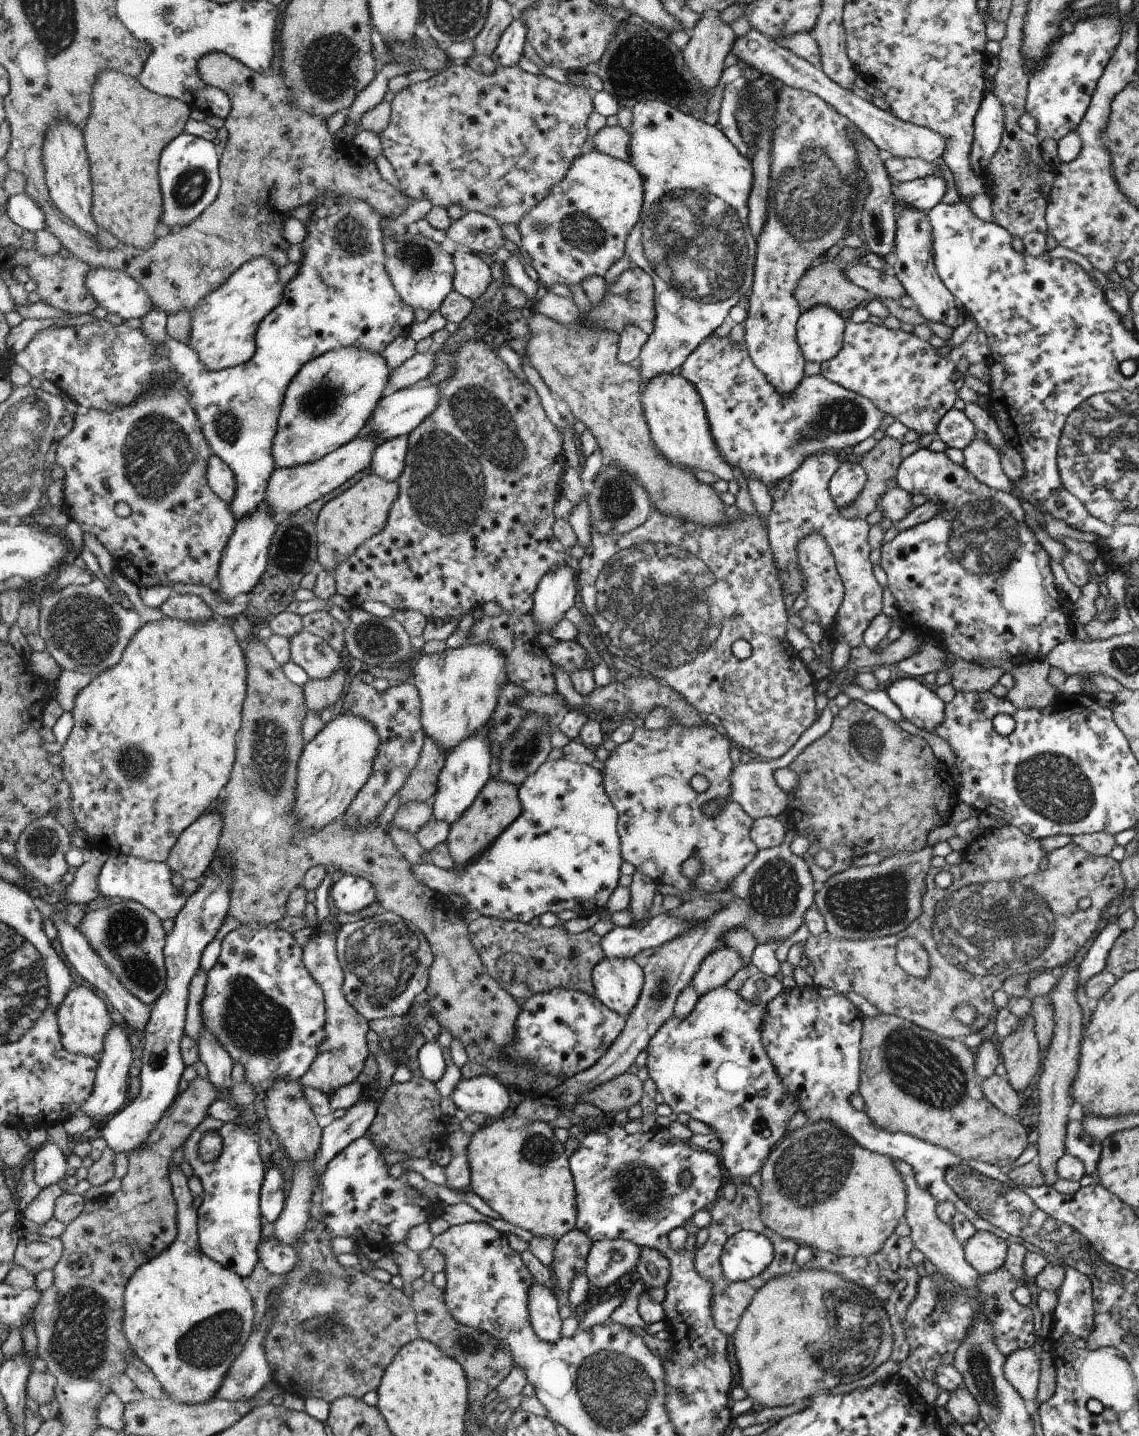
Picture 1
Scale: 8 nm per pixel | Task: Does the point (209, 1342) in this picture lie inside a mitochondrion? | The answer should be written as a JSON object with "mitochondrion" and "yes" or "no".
{"mitochondrion":"yes"}

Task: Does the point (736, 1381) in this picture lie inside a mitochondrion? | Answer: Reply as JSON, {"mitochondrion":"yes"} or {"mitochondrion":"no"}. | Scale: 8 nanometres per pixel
{"mitochondrion":"no"}

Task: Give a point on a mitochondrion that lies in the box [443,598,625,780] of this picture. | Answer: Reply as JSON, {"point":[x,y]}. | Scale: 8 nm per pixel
{"point":[530,748]}

